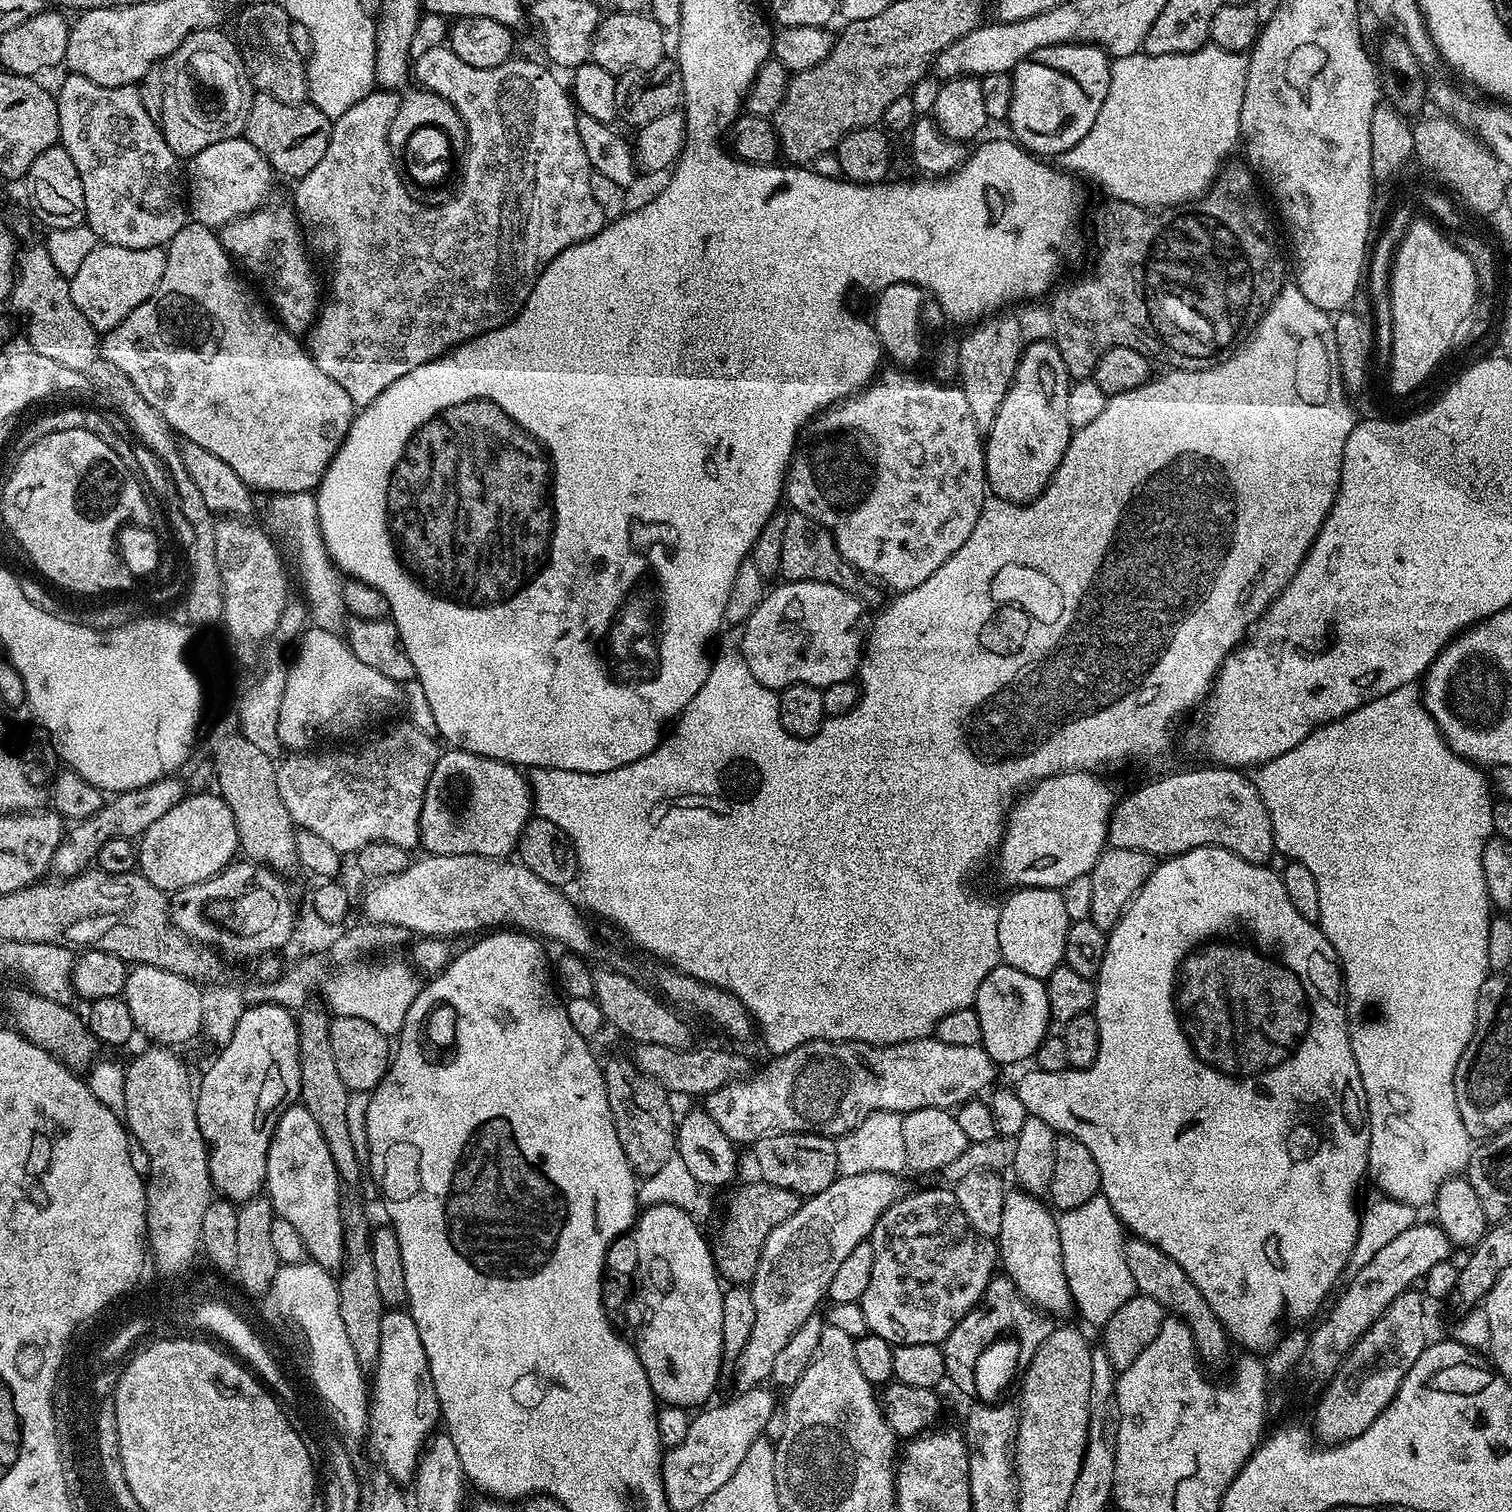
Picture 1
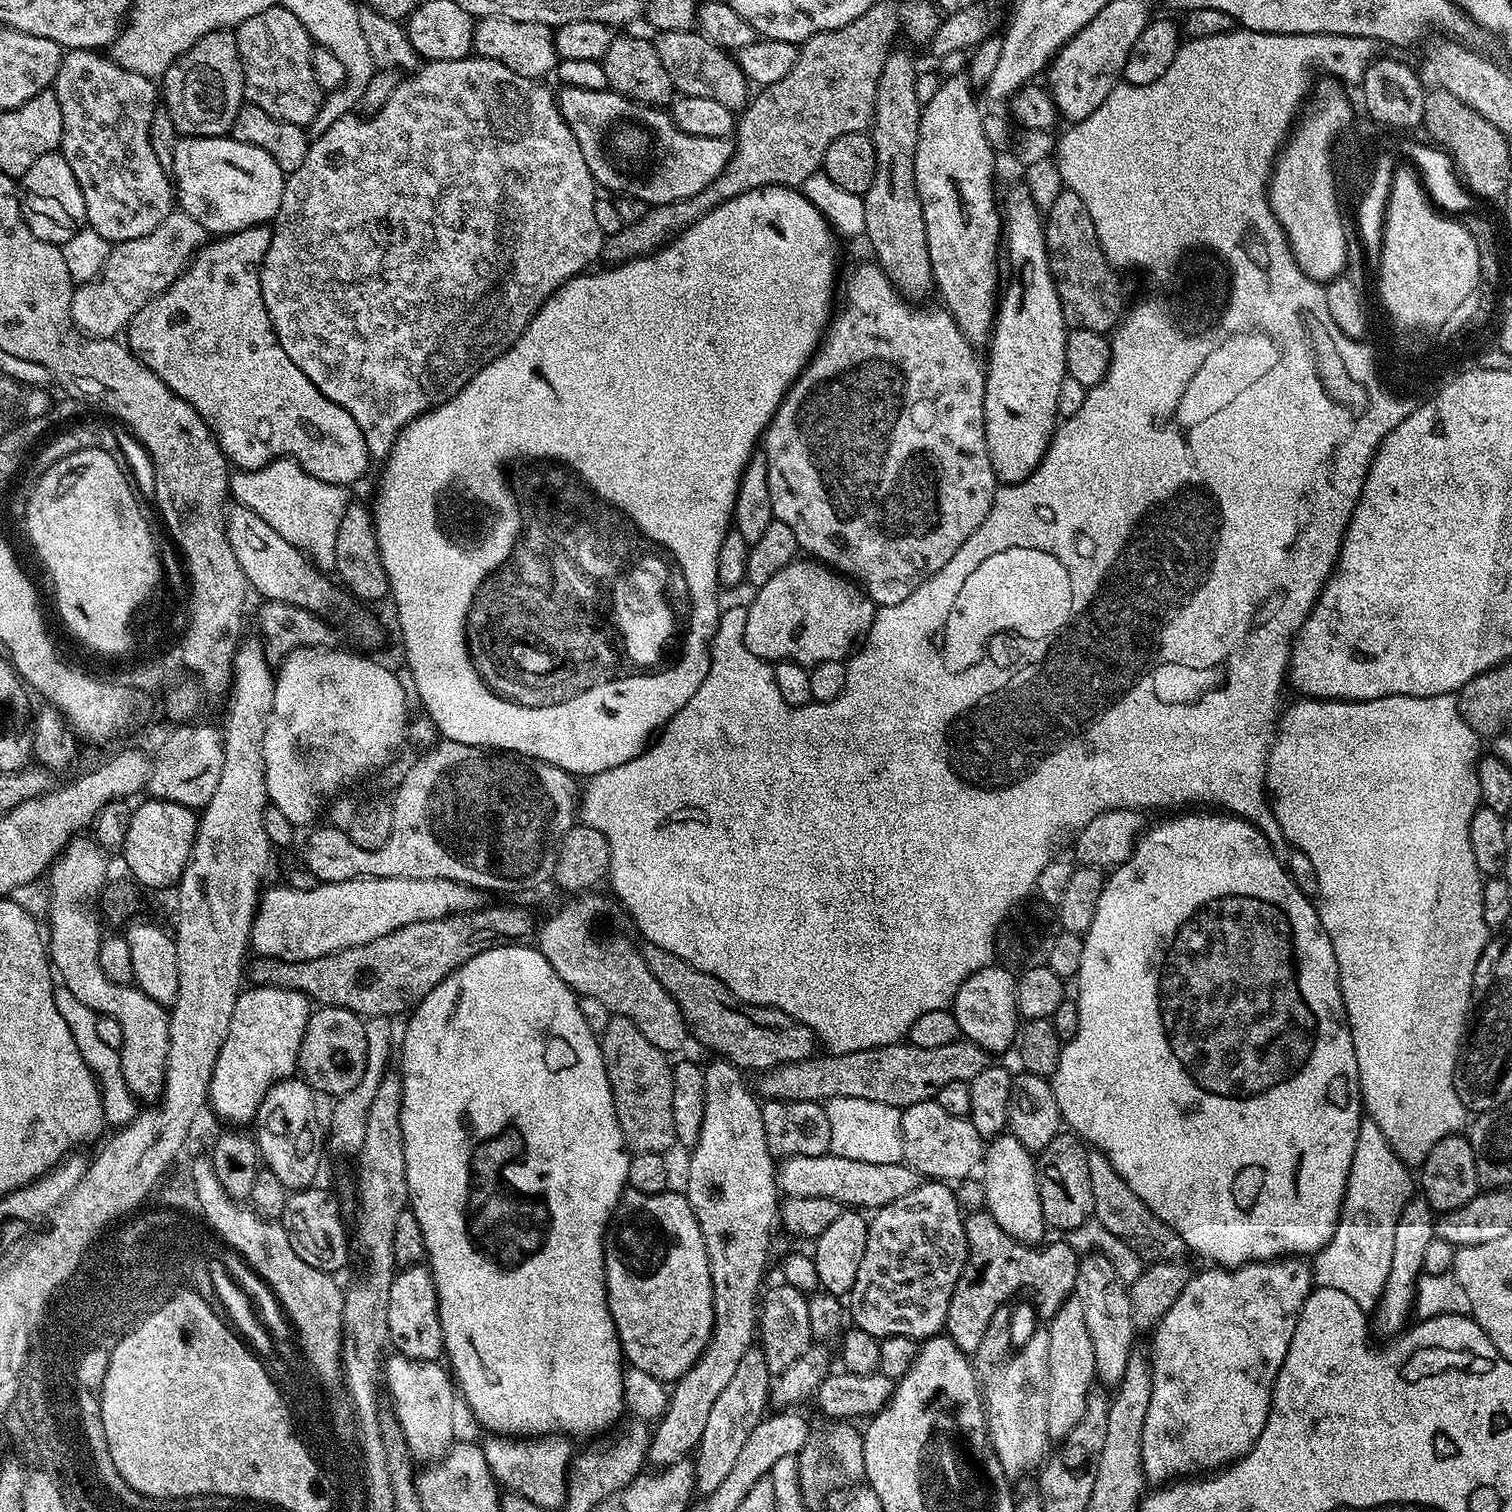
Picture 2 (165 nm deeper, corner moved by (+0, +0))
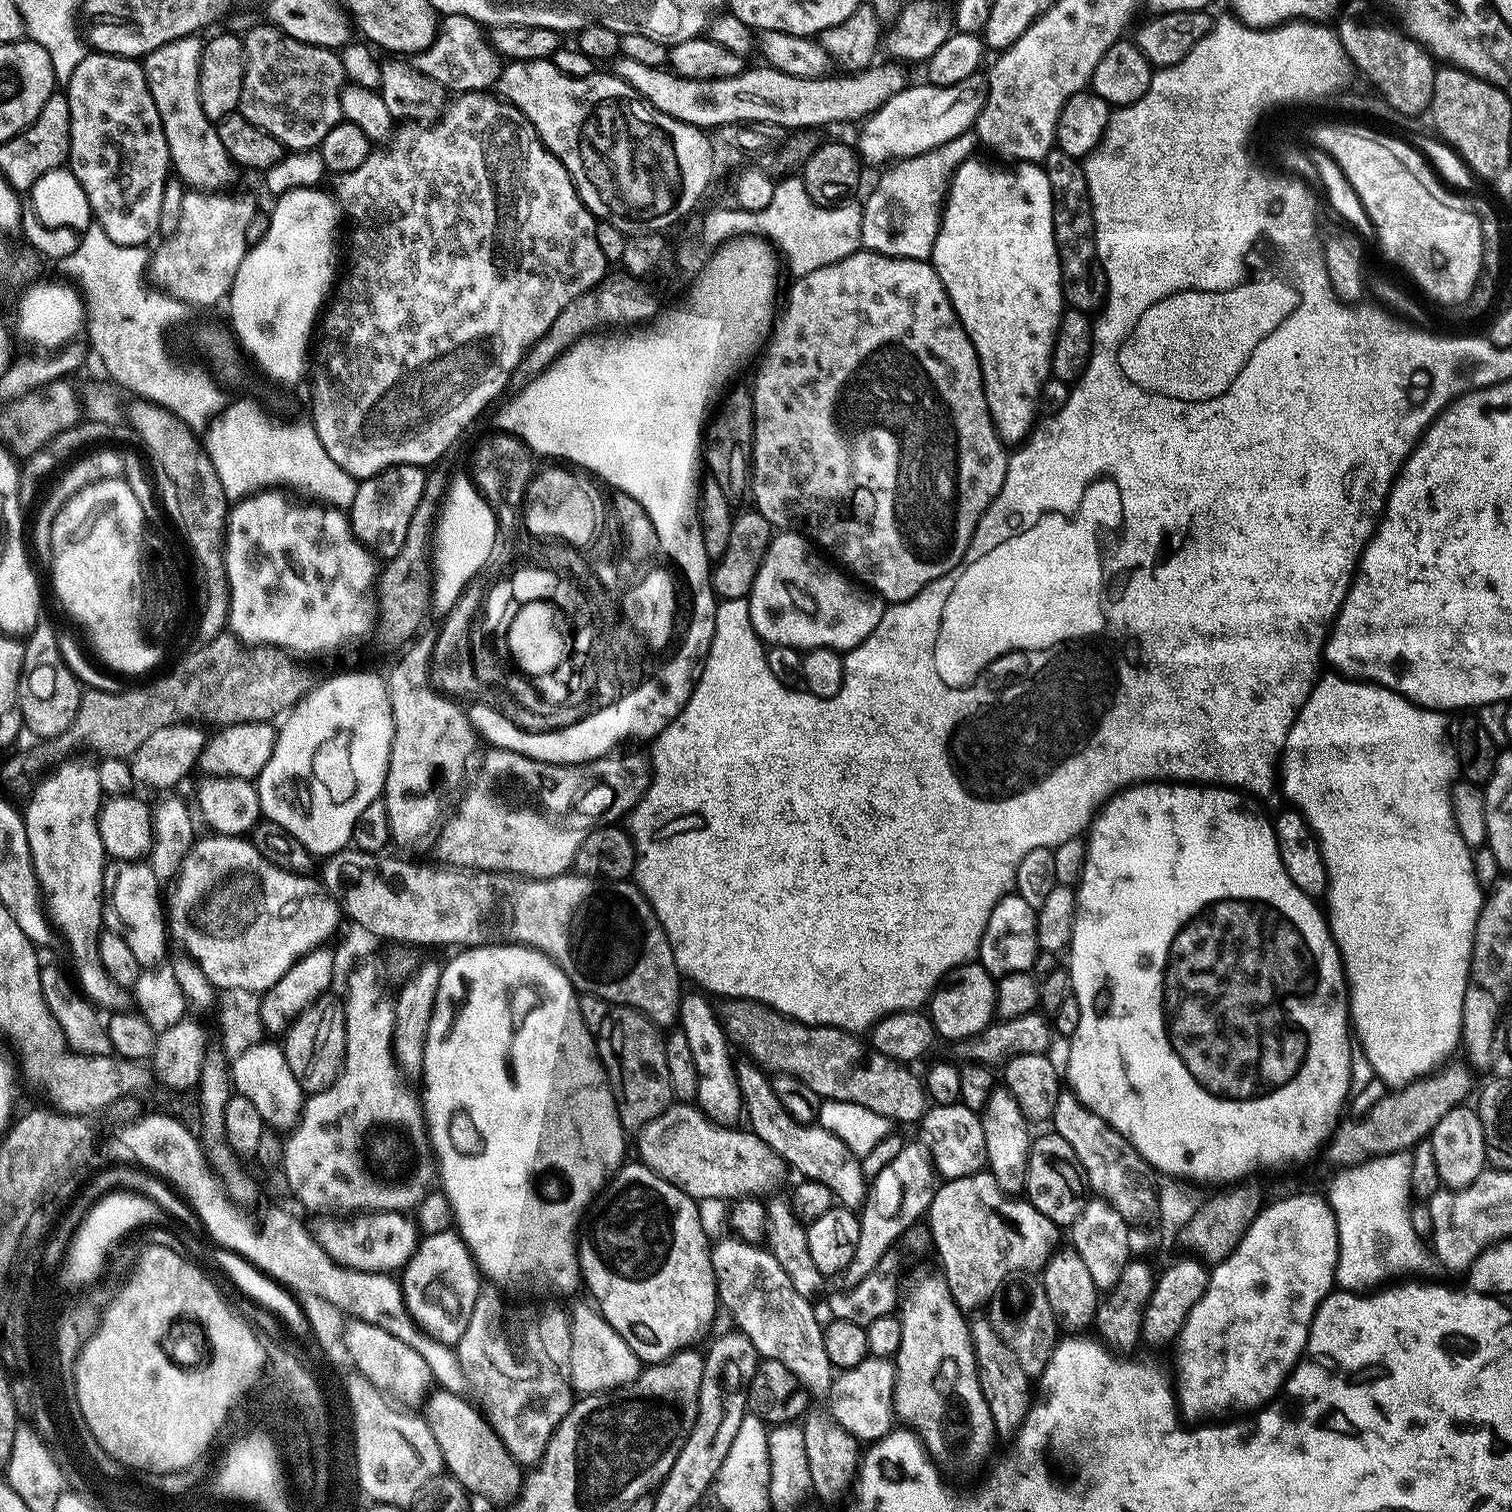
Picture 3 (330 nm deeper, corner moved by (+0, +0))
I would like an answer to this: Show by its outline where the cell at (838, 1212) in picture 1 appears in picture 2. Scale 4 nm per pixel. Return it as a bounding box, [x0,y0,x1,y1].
[694,1346,774,1494]

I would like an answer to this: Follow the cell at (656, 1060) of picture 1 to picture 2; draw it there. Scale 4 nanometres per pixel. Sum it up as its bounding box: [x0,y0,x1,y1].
[754,1039,990,1110]

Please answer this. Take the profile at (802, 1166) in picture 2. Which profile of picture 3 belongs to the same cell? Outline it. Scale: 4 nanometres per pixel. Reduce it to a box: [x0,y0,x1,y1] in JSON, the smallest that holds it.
[637,1102,786,1202]

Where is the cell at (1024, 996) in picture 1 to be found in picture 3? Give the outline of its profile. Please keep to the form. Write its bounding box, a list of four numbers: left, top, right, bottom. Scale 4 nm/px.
[926,962,996,1042]

